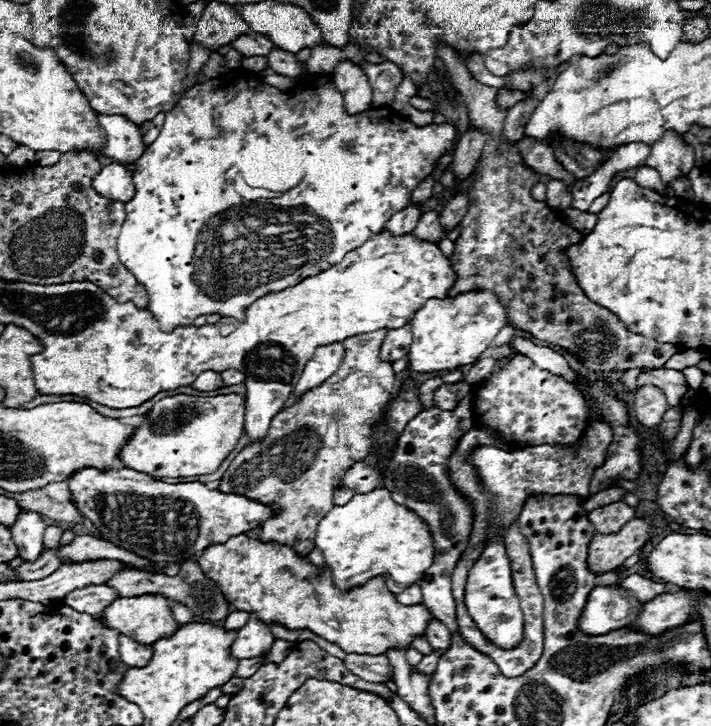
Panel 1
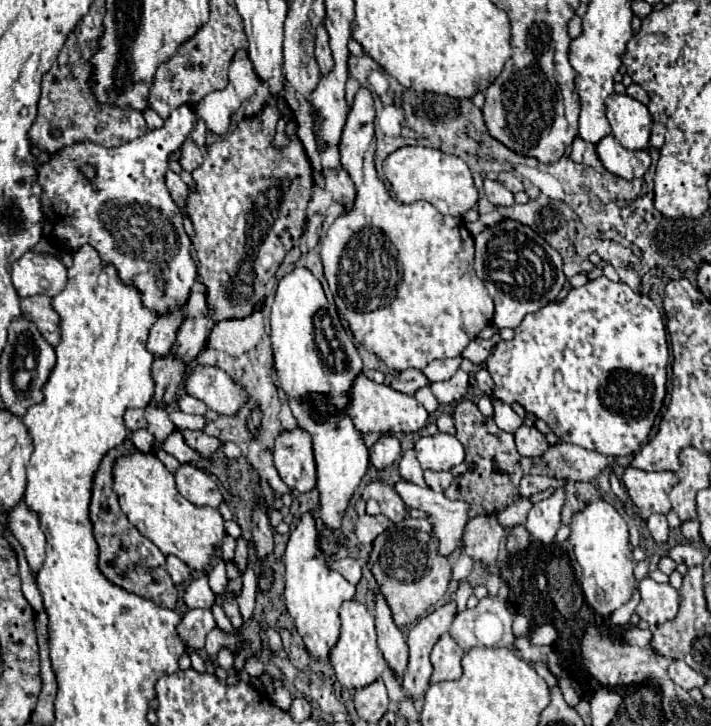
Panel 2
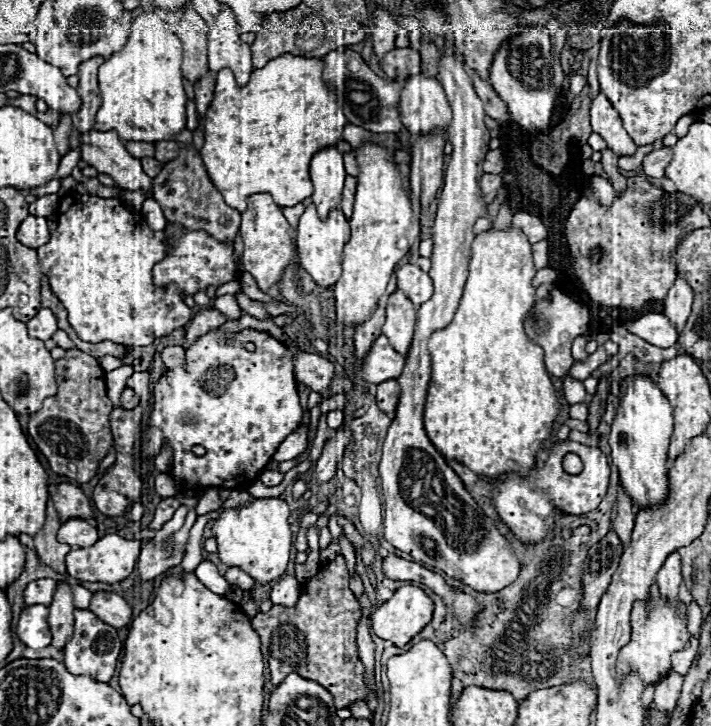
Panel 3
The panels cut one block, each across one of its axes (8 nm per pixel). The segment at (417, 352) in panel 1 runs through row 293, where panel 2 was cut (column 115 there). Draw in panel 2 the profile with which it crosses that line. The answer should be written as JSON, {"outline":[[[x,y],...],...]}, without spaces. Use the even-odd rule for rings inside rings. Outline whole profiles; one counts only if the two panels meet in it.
{"outline":[[[136,452],[134,456],[124,456],[116,460],[114,466],[114,490],[120,500],[122,512],[128,520],[160,548],[164,556],[176,556],[186,562],[194,572],[206,572],[216,550],[222,548],[226,530],[224,518],[216,508],[198,508],[190,504],[176,488],[174,476],[154,454]]]}

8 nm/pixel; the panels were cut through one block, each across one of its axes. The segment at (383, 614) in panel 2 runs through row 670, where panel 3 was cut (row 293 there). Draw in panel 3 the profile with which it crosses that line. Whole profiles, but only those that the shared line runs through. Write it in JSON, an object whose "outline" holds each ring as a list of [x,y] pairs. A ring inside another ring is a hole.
{"outline":[[[402,290],[390,294],[382,334],[388,336],[394,350],[398,350],[402,356],[406,356],[410,350],[410,338],[414,336],[414,322],[416,322],[416,308],[406,298],[406,294]]]}

